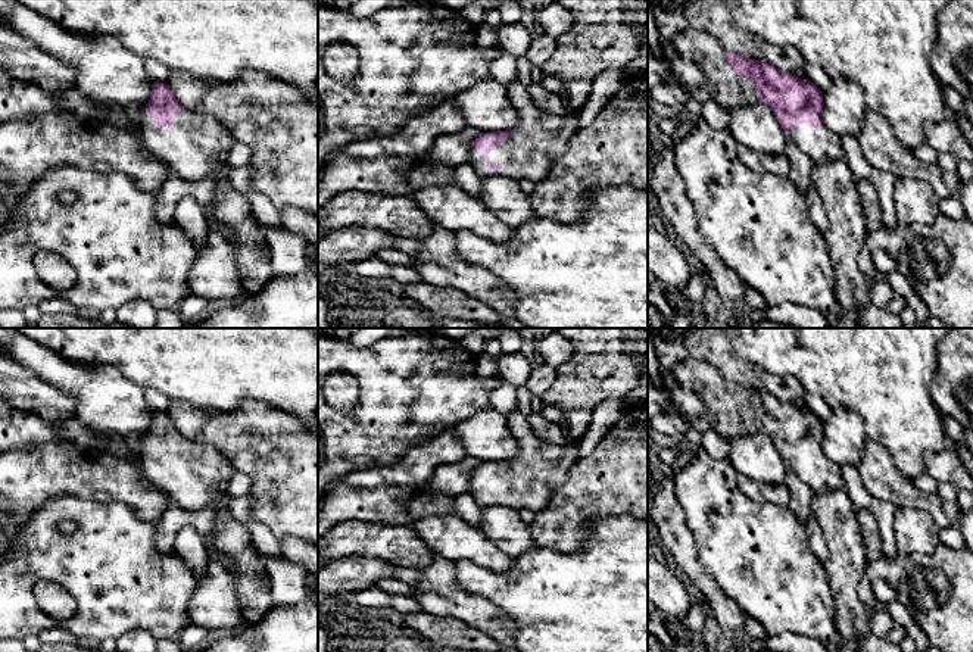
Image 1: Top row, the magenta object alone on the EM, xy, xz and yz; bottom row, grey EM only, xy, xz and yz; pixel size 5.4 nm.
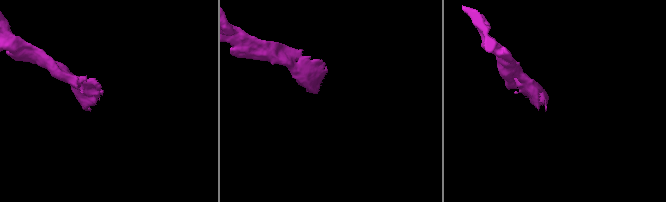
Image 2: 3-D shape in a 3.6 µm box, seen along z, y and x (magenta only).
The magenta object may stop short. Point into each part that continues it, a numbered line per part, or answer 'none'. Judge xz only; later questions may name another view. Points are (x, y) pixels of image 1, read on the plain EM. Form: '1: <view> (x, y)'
1: xz (529, 483)

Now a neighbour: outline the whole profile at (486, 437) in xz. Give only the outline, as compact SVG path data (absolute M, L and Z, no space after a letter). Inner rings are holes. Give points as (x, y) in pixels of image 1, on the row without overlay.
M492 408L480 411L455 428L468 458L493 462L512 461L520 455L520 446L509 431L508 417Z

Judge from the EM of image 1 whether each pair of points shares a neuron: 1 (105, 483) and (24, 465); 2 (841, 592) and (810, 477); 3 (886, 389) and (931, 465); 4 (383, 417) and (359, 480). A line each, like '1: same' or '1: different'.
1: same
2: different
3: different
4: different

